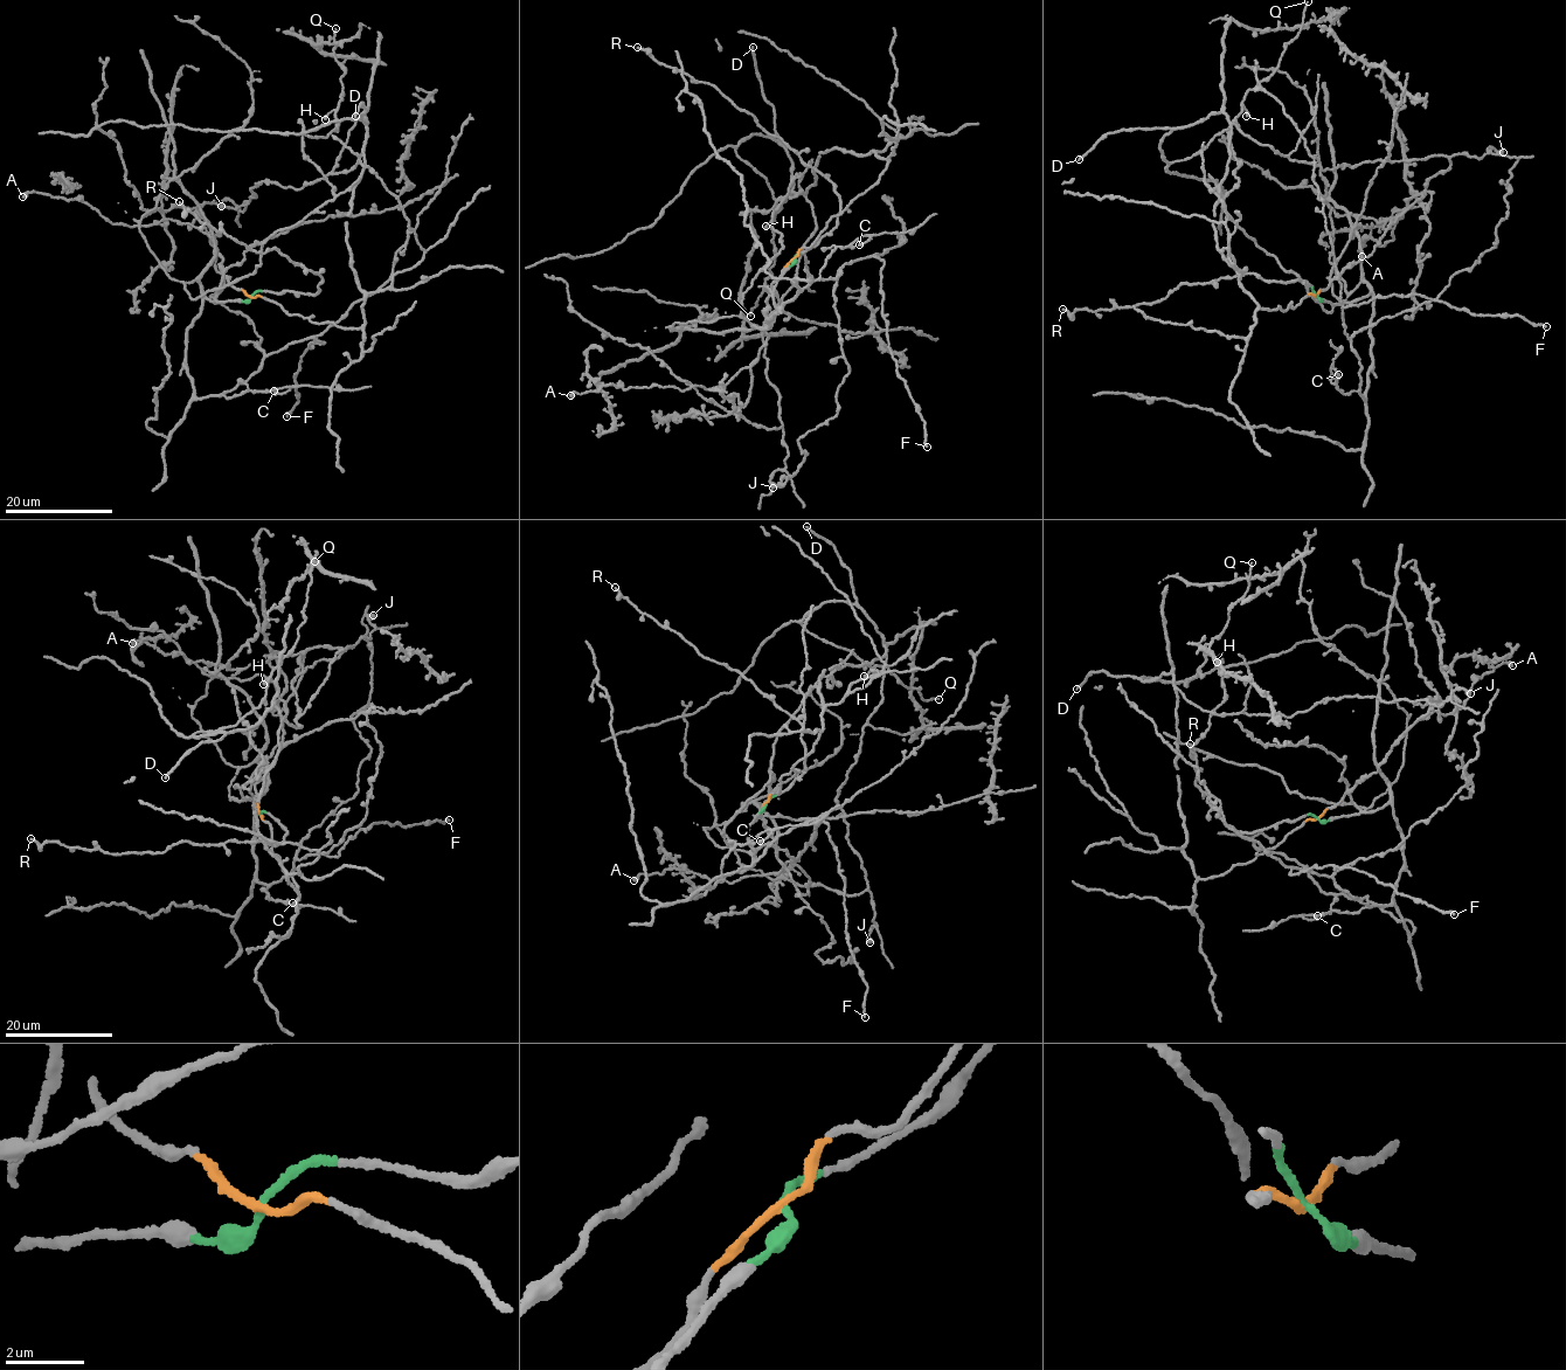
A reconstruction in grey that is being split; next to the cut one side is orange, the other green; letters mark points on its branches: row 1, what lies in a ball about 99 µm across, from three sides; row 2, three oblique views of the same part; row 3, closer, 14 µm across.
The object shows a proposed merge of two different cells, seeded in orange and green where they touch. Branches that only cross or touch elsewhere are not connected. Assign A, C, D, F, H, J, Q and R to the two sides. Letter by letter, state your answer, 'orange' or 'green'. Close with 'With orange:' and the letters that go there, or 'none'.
A: orange
C: green
D: orange
F: green
H: orange
J: orange
Q: orange
R: green
With orange: A, D, H, J, Q

